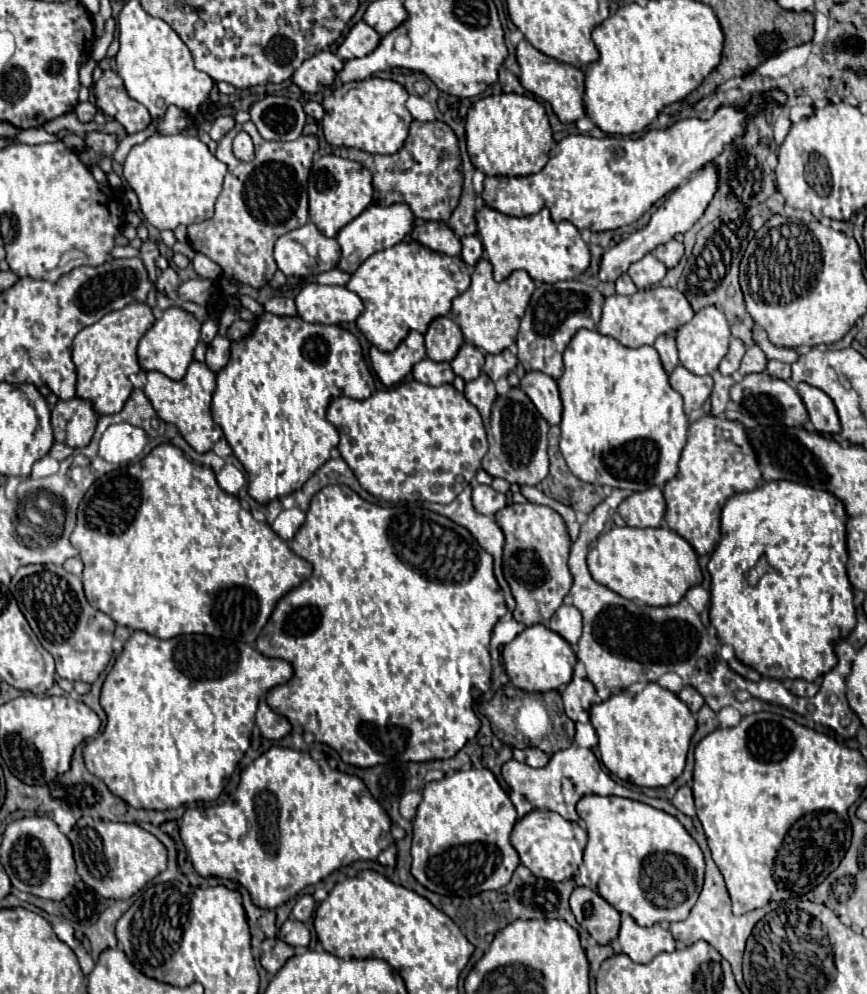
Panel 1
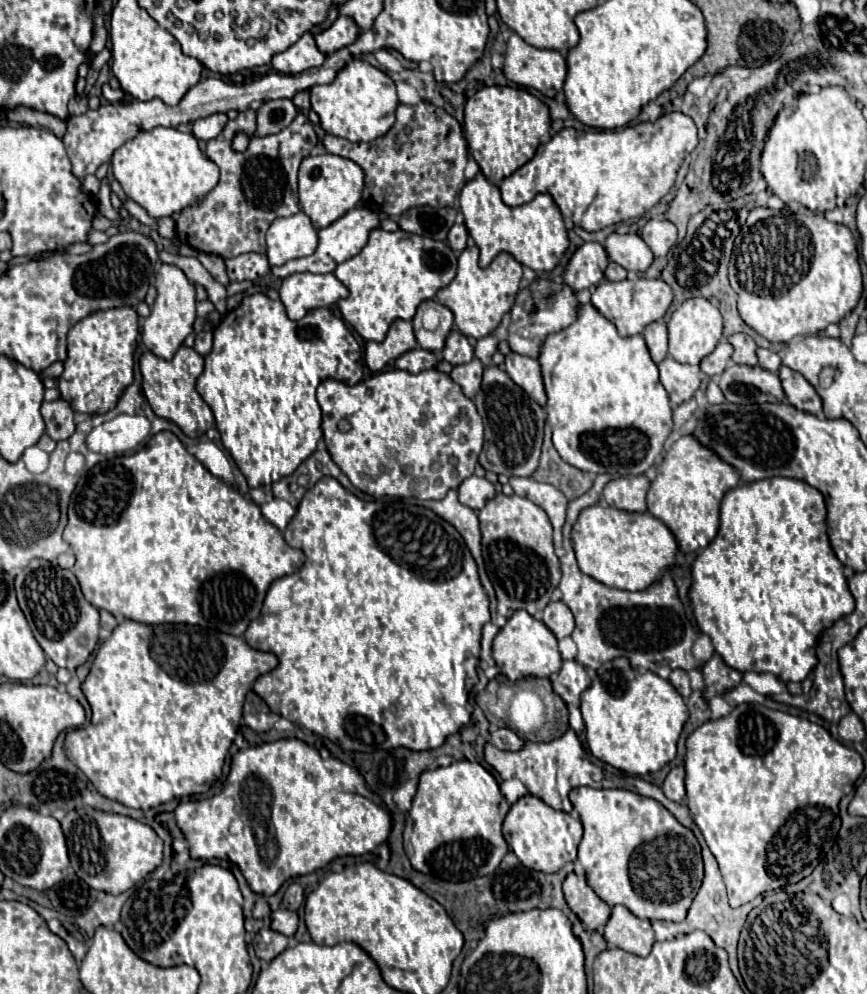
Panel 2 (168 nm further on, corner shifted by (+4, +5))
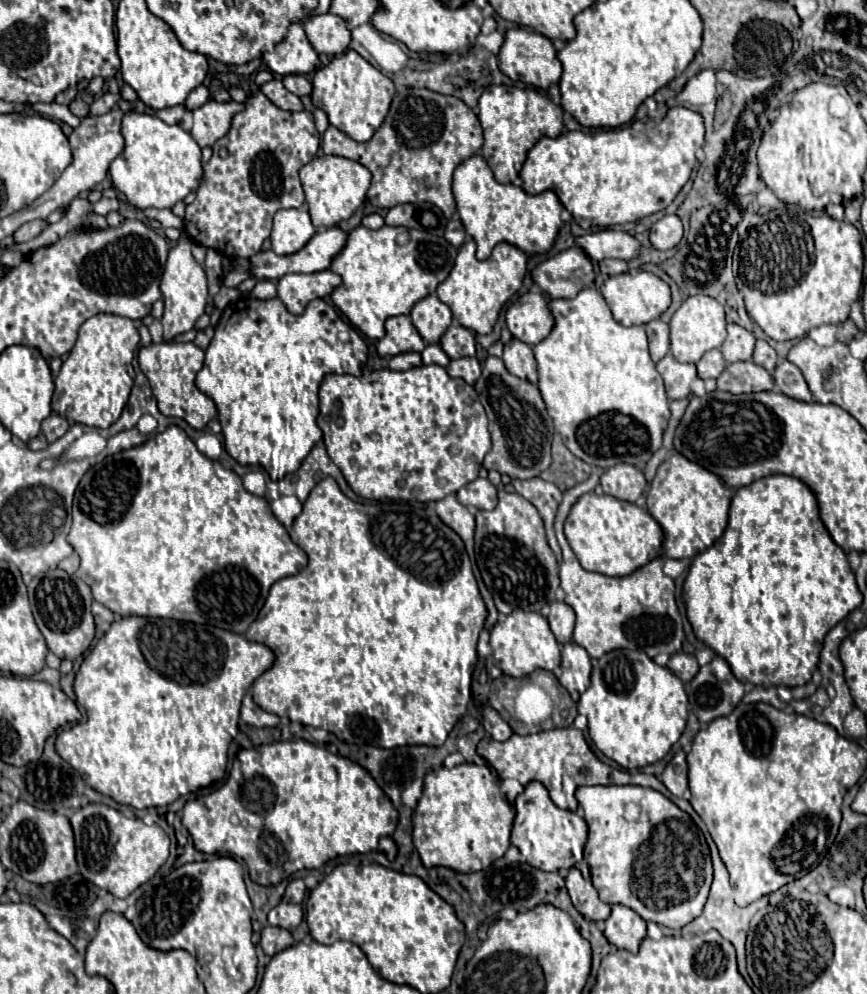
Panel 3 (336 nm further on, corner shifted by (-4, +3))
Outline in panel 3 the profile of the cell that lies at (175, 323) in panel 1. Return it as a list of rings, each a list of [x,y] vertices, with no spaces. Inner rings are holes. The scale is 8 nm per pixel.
[[[186,238],[178,240],[176,248],[172,248],[168,252],[168,262],[164,265],[160,290],[162,290],[162,298],[164,298],[164,316],[160,320],[164,326],[164,340],[172,340],[176,334],[192,330],[194,322],[198,320],[198,316],[204,314],[204,308],[208,304],[206,272],[194,260],[194,256],[190,252],[190,240],[186,240]]]

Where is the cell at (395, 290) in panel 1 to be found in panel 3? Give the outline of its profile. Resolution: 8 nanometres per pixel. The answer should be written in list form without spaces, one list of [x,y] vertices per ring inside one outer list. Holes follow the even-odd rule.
[[[358,226],[348,232],[344,248],[332,258],[330,270],[336,272],[342,278],[342,284],[332,290],[332,302],[340,312],[350,320],[354,328],[358,328],[364,336],[380,340],[384,338],[384,322],[390,316],[398,314],[410,314],[412,306],[422,300],[424,296],[432,294],[440,282],[450,274],[456,258],[456,248],[442,236],[428,234],[426,230],[414,230],[404,226],[382,226],[378,230],[368,230],[364,226]]]

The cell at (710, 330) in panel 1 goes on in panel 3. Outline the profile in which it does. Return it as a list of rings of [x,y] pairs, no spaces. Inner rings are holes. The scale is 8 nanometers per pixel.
[[[688,296],[670,320],[670,352],[680,362],[698,362],[704,352],[720,348],[726,338],[724,306],[710,296]]]

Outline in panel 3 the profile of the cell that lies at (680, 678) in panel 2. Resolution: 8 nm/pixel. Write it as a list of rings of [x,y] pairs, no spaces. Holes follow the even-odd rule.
[[[676,652],[676,654],[672,654],[670,660],[668,660],[668,668],[670,668],[682,682],[690,682],[690,680],[698,674],[698,670],[700,670],[700,666],[698,666],[698,662],[696,662],[696,656],[694,656],[694,654],[686,654],[686,652]]]

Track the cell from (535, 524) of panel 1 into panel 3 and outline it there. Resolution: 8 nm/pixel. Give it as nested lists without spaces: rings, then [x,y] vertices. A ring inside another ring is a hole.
[[[500,490],[494,510],[476,512],[474,540],[476,562],[498,612],[510,614],[516,608],[538,612],[548,602],[554,602],[556,588],[560,586],[558,562],[546,542],[542,518],[526,498]]]

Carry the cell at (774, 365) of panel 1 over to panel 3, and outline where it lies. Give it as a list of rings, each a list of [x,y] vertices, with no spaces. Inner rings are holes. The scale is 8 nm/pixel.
[[[758,340],[758,342],[756,342],[756,348],[754,348],[754,358],[752,358],[752,360],[754,360],[758,366],[766,368],[768,372],[774,372],[778,356],[776,356],[776,350],[774,350],[766,340]]]

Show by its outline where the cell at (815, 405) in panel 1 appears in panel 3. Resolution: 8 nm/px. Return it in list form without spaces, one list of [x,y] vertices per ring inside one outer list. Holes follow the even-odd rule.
[[[788,360],[778,362],[772,376],[774,376],[774,388],[780,390],[782,394],[796,398],[796,400],[812,402],[812,394],[808,390],[808,384],[806,384],[802,372],[792,362],[788,362]]]

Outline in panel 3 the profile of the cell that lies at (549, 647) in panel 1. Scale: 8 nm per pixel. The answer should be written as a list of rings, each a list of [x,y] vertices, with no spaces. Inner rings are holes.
[[[512,610],[512,614],[504,618],[504,622],[496,622],[490,630],[490,646],[496,666],[504,674],[514,678],[524,678],[538,668],[554,670],[560,664],[560,646],[550,632],[548,620],[536,612]]]

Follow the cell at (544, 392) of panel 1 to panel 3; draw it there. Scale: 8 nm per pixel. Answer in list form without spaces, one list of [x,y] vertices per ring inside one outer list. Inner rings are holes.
[[[512,338],[508,344],[504,344],[502,360],[504,360],[510,374],[514,374],[518,378],[526,378],[530,382],[538,382],[536,360],[534,360],[532,348],[528,344]]]

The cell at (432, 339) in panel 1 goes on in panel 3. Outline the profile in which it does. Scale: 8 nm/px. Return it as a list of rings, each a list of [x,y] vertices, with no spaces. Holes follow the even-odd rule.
[[[428,294],[410,310],[412,324],[428,344],[438,344],[440,336],[452,324],[450,308],[436,294]]]

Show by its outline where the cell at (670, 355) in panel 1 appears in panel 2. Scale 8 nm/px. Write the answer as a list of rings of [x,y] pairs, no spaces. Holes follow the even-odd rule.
[[[656,320],[650,326],[646,326],[644,334],[650,356],[656,364],[660,364],[666,356],[668,356],[668,330],[666,330],[666,322],[664,320]]]

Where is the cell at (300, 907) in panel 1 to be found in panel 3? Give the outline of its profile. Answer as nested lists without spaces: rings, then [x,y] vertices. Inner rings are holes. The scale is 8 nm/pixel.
[[[298,878],[298,880],[292,880],[288,886],[286,886],[286,894],[284,894],[284,900],[286,902],[292,902],[292,904],[302,904],[306,896],[306,884]]]

